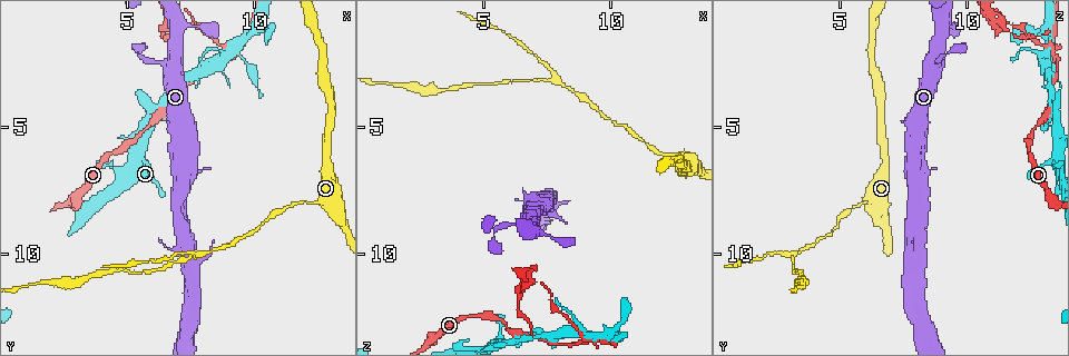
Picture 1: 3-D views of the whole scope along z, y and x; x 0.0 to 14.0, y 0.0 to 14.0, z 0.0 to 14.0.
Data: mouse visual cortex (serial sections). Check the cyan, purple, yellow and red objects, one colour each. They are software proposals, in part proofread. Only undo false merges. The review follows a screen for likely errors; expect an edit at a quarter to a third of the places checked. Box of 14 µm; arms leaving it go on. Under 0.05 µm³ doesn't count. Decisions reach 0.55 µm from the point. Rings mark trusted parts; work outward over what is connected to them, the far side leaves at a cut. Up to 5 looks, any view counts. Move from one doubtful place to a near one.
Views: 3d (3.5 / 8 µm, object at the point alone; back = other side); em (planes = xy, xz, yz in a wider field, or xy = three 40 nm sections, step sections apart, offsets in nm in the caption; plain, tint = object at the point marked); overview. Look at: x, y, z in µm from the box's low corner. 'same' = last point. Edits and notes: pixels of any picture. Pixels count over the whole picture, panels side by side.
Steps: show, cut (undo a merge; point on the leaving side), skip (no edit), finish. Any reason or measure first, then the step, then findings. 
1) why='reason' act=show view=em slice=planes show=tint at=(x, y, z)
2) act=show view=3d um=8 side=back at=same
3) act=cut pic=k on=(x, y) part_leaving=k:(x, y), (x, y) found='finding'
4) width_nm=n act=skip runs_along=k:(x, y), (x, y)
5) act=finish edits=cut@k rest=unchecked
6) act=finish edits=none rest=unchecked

why='calibre changes' act=show view=3d um=8 at=(12.1, 8.0, 6.0)

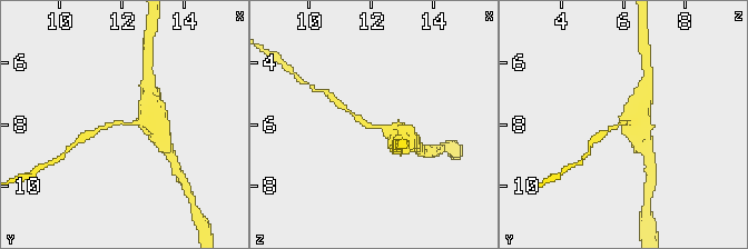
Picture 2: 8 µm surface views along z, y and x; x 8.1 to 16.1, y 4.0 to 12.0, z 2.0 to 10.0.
why='closer look' act=show view=3d um=3.5 at=(12.1, 8.0, 6.1)

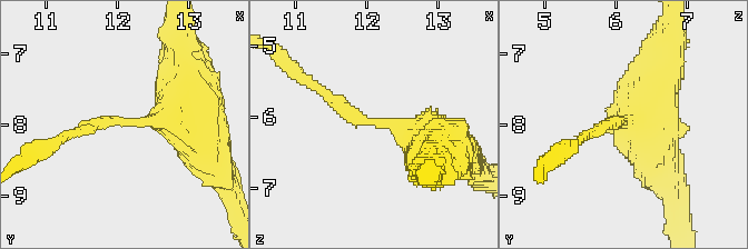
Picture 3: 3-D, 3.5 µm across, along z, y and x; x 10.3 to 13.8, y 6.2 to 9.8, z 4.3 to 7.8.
arm_widths_nm=200,700 why='need the tissue' act=show view=em slice=xy step=1 show=tint at=(12.15, 7.90, 6.10)

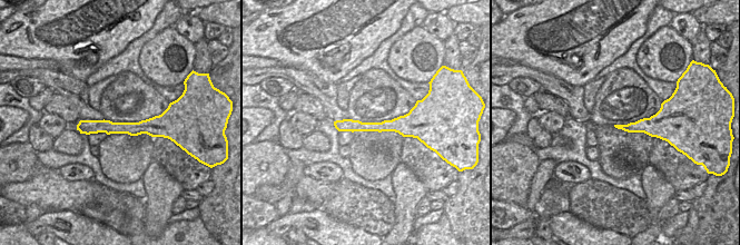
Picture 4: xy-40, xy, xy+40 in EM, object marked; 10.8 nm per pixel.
act=skip runs_along=3:(430, 152), (313, 85) found='all the same cell'

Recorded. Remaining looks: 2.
why='branch point' act=show view=3d um=8 at=(7.9, 10.1, 3.2)

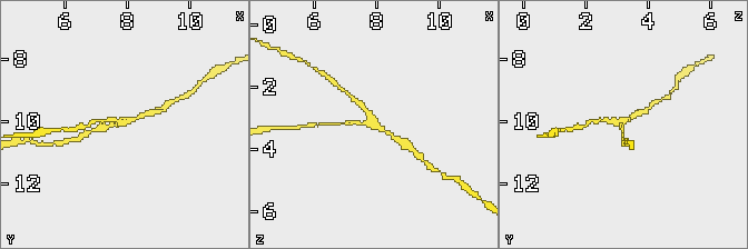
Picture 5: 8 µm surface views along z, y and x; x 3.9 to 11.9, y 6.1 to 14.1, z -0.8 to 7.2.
why='need the tissue' act=show view=em slice=xy step=3 show=tint at=(7.8, 10.1, 3.1)

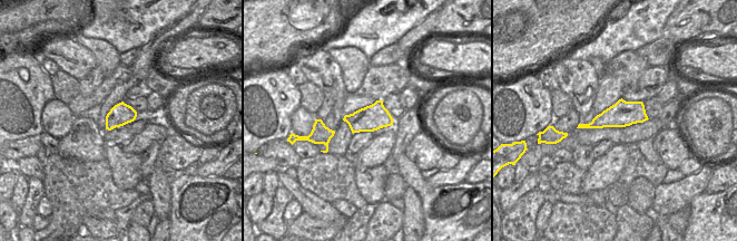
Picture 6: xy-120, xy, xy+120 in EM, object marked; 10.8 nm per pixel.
arms=3 act=skip runs_along=5:(147, 113), (91, 131) found='one cell here'

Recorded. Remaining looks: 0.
act=finish edits=none rest=unchecked

